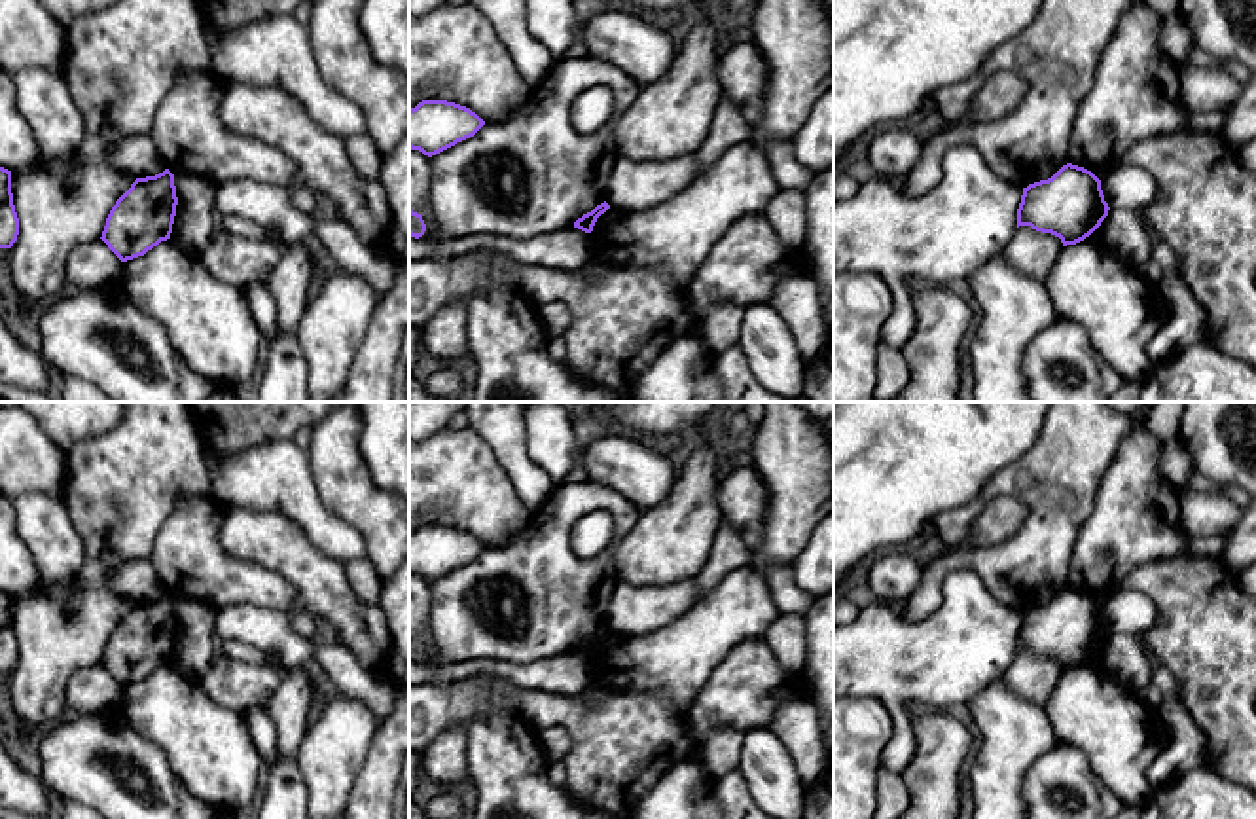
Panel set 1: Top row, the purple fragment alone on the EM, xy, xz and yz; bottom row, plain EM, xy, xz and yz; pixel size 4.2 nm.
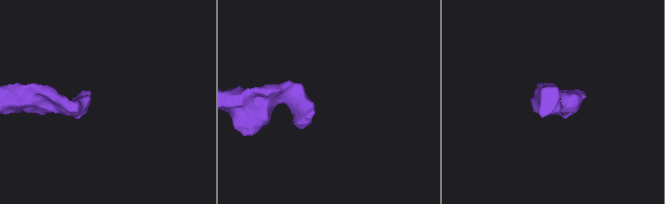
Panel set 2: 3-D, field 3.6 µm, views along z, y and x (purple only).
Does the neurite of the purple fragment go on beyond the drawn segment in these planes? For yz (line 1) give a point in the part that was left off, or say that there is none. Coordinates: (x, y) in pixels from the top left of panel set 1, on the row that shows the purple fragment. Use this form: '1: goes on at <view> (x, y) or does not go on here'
1: does not go on here

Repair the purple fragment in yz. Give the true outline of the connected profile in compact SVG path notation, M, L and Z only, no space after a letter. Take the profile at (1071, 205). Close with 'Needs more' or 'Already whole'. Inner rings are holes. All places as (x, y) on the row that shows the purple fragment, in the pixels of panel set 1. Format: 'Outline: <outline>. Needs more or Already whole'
Outline: M1067 163L1051 178L1023 188L1017 228L1051 233L1067 246L1089 237L1108 210L1101 180L1091 171Z. Already whole

